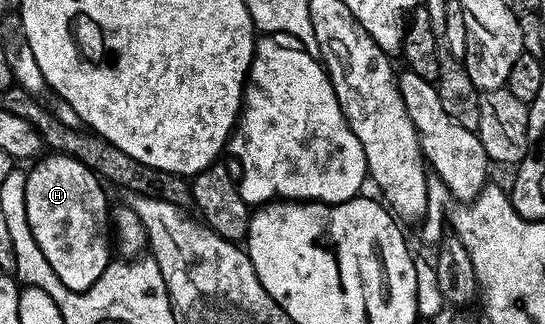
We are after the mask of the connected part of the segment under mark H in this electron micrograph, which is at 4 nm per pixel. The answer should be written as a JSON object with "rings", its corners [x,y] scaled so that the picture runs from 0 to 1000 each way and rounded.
{"rings":[[[81,475],[50,522],[51,546],[44,596],[48,599],[48,673],[55,685],[55,710],[62,722],[62,747],[70,747],[70,772],[84,796],[92,833],[106,846],[117,889],[132,901],[154,901],[194,833],[202,809],[202,633],[198,605],[191,596],[193,571],[185,546],[167,519],[127,481],[108,475]]]}

